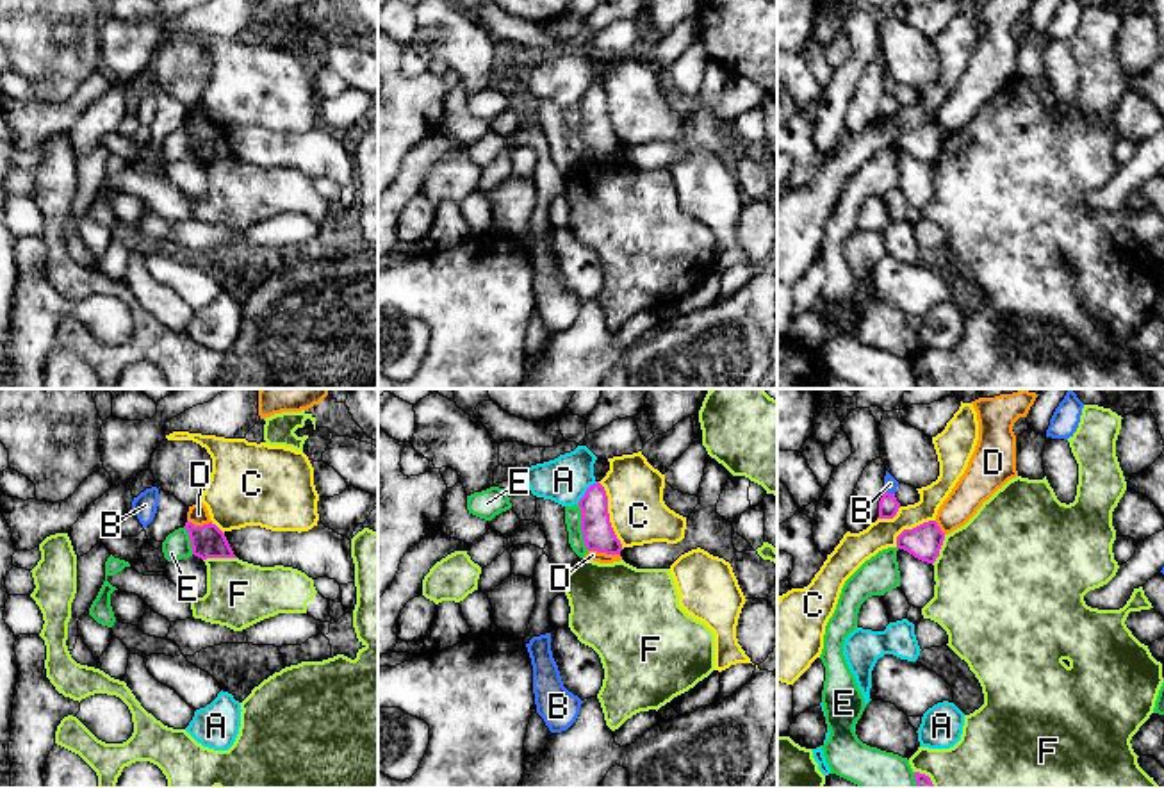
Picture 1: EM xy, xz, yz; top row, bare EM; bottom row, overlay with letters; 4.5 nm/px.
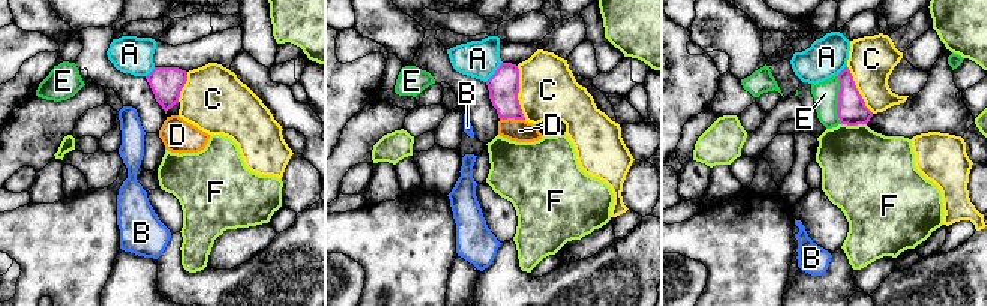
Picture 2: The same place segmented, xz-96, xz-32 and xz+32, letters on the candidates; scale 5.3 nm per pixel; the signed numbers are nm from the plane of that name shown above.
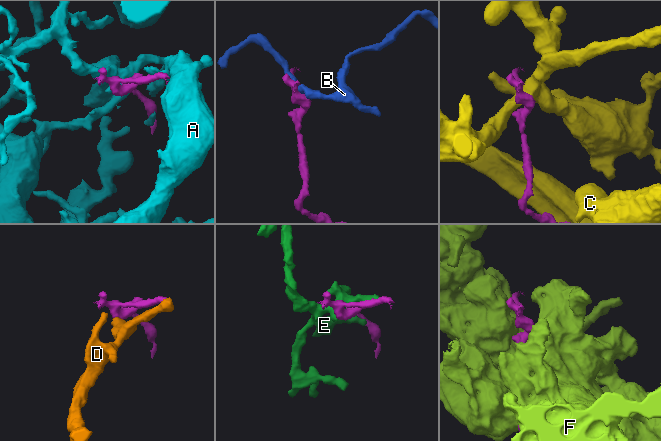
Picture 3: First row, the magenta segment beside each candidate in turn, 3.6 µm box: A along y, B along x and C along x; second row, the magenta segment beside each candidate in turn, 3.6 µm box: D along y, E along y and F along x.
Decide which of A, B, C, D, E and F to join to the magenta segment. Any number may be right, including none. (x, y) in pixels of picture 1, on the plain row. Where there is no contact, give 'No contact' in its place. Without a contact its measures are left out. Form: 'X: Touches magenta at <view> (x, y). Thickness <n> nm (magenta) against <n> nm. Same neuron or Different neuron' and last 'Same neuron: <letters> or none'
A: Touches magenta at xz (587, 91). Thickness 140 nm (magenta) against 220 nm. Different neuron
B: Touches magenta at yz (888, 93). Thickness 90 nm (magenta) against 60 nm. Different neuron
C: Touches magenta at xz (608, 116). Thickness 140 nm (magenta) against 260 nm. Different neuron
D: Touches magenta at xz (605, 152). Thickness 140 nm (magenta) against 50 nm. Different neuron
E: Touches magenta at xz (582, 127). Thickness 140 nm (magenta) against 80 nm. Different neuron
F: Touches magenta at xy (220, 157). Thickness 150 nm (magenta) against 300 nm. Different neuron
Same neuron: none

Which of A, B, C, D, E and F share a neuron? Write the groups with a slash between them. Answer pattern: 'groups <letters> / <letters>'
groups A / B / C / D / E / F

